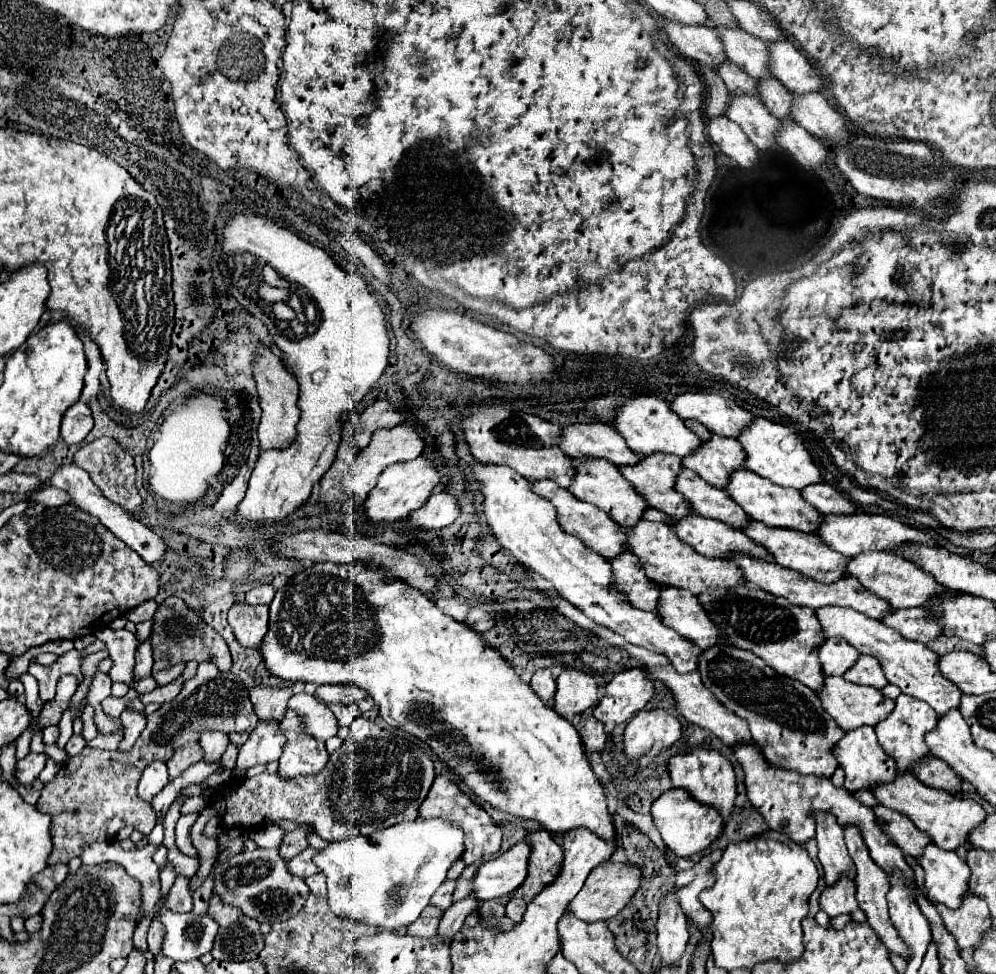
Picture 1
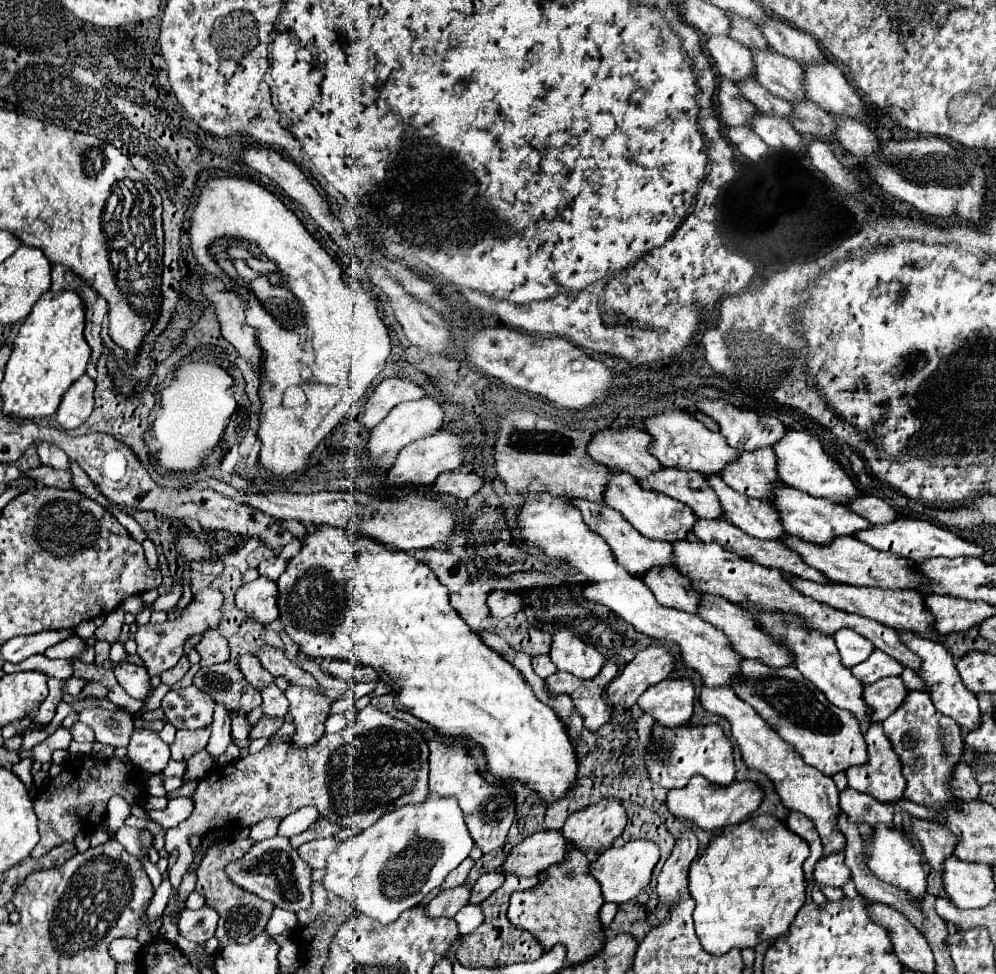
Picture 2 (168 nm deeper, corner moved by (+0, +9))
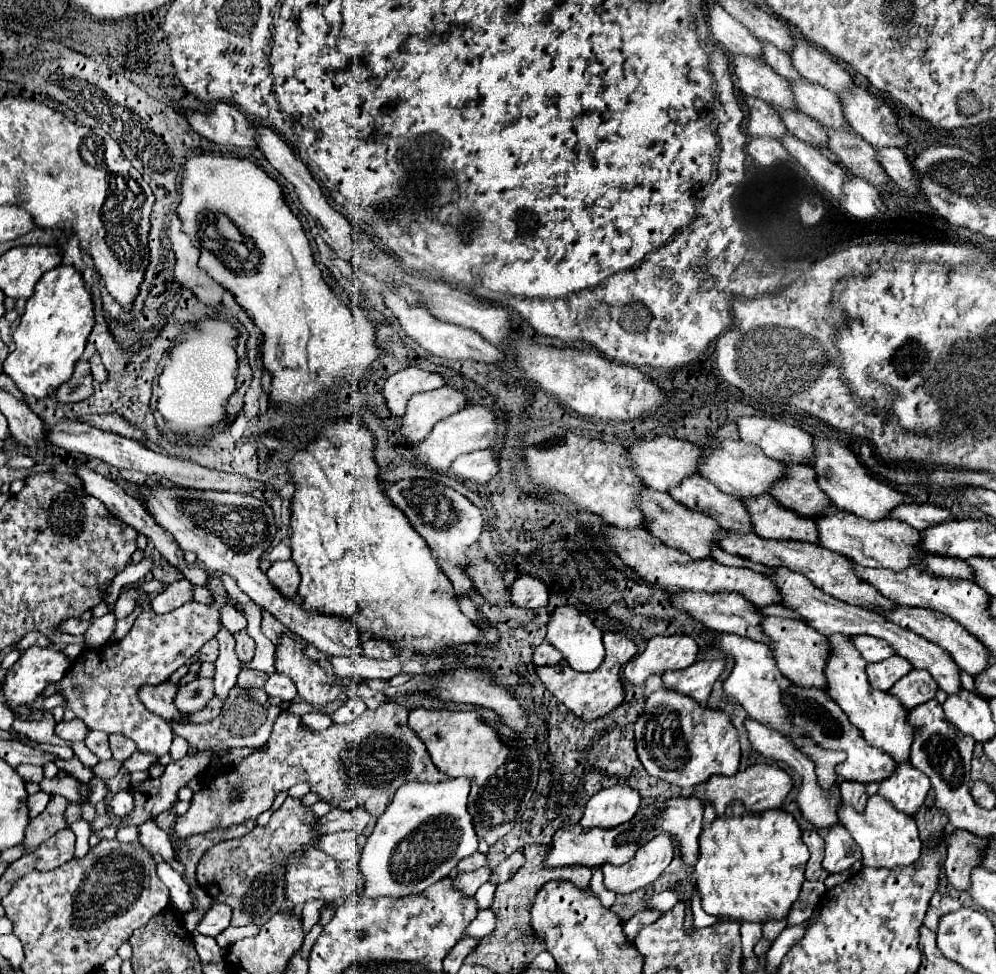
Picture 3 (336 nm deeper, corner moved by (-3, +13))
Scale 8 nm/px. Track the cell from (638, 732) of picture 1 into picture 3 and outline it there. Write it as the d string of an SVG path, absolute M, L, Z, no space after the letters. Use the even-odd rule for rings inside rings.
M723 659L697 661L687 669L665 673L661 677L661 683L665 689L673 689L677 693L683 693L683 695L695 699L697 703L705 703L707 697L711 695L713 683L717 681L723 667L725 667Z

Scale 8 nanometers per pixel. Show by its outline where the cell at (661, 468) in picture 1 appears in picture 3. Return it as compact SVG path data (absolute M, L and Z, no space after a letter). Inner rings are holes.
M699 475L687 477L685 481L681 481L681 485L669 489L669 493L689 509L711 515L725 531L739 531L739 533L753 531L741 499L729 497L717 485L705 481Z

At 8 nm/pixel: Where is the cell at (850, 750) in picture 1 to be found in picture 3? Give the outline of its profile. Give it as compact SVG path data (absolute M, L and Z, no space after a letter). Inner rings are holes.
M897 763L893 773L885 781L879 781L877 795L883 797L885 801L889 801L897 811L913 815L923 805L923 801L927 797L927 791L929 791L929 779L921 771L913 769L909 763Z

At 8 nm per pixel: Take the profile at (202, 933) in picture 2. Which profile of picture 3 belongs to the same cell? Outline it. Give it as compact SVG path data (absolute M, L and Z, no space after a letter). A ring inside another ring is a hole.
M213 903L213 907L203 915L203 919L197 925L197 931L203 935L219 935L223 929L229 927L229 919L231 919L231 909L229 905L221 905L221 903Z

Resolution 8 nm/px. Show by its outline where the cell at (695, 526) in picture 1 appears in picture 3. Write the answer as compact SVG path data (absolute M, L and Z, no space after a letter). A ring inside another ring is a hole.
M725 533L725 537L721 537L717 541L717 545L731 553L731 555L739 555L739 557L745 557L745 559L751 559L755 563L763 563L767 567L773 567L773 565L783 565L791 571L797 571L797 573L803 573L815 587L823 589L827 595L835 597L835 599L841 599L845 603L851 603L851 605L859 605L859 607L865 607L865 609L871 609L871 607L883 607L883 609L893 609L895 603L881 597L881 593L877 593L871 585L867 585L865 581L857 579L857 575L853 573L851 569L851 561L839 553L833 553L817 543L809 545L807 541L773 541L773 539L763 539L755 533Z

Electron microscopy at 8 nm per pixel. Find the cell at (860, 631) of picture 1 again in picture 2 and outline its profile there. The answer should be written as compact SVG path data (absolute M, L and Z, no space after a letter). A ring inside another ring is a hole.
M900 633L902 641L922 657L922 669L916 671L924 681L926 685L930 687L930 697L934 701L934 707L952 717L960 727L962 731L974 731L978 729L980 725L980 707L978 707L978 701L976 701L976 695L970 693L964 685L962 685L962 679L958 677L958 671L956 671L956 665L954 665L954 659L952 655L944 649L942 643L936 643L936 641L926 641L922 637L914 637L912 633Z

